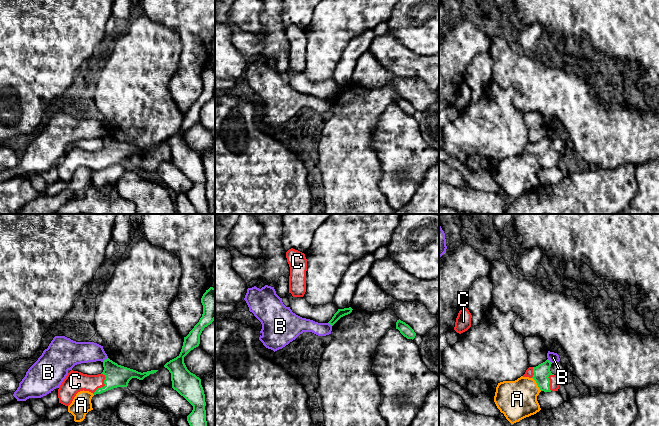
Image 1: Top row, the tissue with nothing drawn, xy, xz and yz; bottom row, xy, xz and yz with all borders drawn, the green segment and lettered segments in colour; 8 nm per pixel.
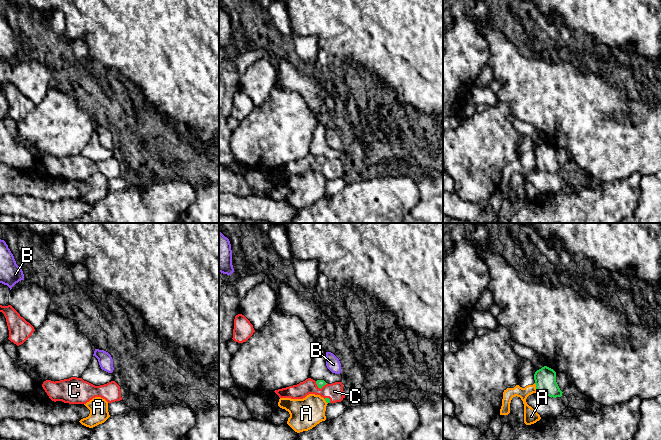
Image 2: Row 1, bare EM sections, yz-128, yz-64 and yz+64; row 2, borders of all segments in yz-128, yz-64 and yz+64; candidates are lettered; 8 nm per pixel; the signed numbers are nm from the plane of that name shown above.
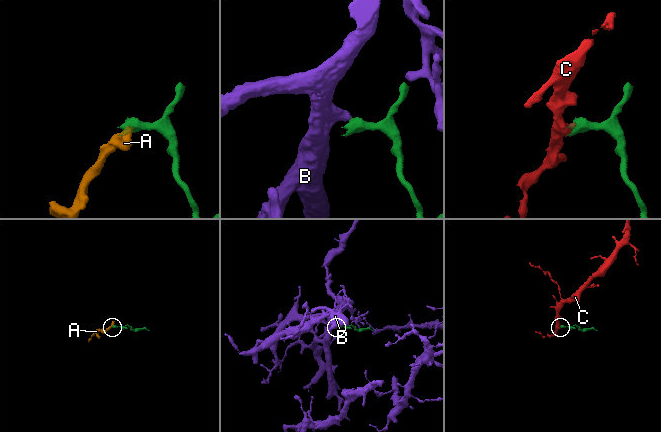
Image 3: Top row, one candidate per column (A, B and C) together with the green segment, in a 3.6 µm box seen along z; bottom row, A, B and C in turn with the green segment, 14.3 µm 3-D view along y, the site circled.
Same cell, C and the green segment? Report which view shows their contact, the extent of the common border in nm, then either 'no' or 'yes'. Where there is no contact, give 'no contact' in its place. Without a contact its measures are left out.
xy | 180 nm | yes

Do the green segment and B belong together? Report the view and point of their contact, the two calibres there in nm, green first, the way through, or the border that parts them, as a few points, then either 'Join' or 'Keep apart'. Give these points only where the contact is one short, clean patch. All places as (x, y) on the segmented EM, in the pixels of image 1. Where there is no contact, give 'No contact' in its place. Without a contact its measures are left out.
Touches green at xy (104, 360). Thickness 180 nm (green) against 180 nm. Boundary: xy (107, 357), (102, 361). Keep apart

